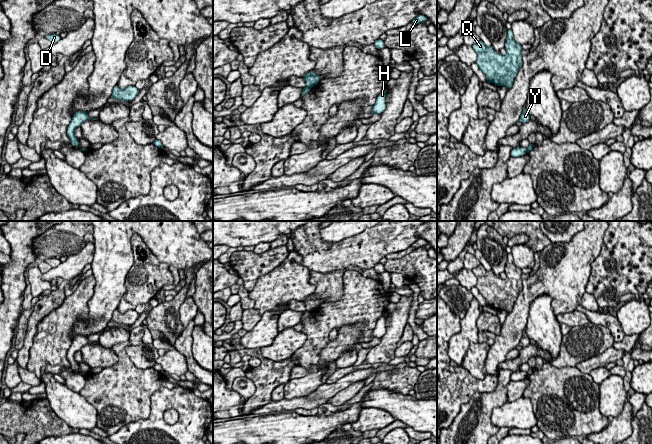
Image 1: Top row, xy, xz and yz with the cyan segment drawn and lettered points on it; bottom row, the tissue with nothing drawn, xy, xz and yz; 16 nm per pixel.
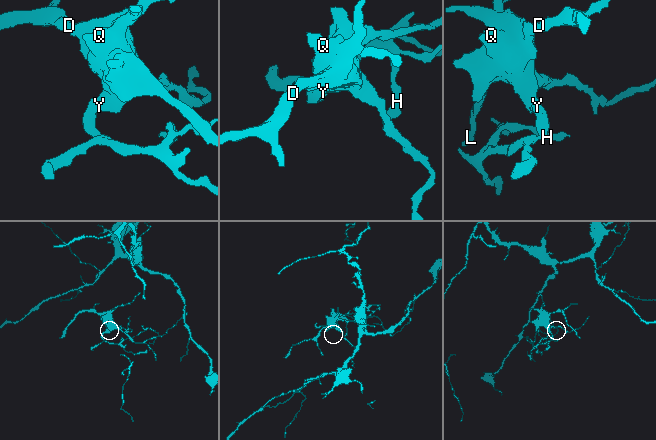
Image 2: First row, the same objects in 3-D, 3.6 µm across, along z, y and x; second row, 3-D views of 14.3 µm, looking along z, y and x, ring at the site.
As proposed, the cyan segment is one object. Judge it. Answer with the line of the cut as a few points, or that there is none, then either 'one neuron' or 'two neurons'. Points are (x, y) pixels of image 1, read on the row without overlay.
cut in xz along (307, 310), (311, 311); two neurons

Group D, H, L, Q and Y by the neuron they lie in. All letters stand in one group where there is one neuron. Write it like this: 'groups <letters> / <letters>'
groups D L Q Y / H

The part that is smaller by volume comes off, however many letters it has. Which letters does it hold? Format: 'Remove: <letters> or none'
Remove: D, L, Q, Y

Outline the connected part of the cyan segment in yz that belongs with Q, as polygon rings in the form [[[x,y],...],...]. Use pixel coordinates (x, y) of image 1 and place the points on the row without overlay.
[[[507,254],[505,279],[497,277],[492,269],[487,271],[482,264],[472,269],[472,272],[477,278],[476,287],[486,299],[487,306],[510,313],[523,289],[522,269],[514,264],[512,254]]]

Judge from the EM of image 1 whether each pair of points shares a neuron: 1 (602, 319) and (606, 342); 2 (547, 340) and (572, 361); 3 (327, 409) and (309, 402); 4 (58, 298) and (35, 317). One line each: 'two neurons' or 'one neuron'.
1: two neurons
2: two neurons
3: two neurons
4: one neuron

